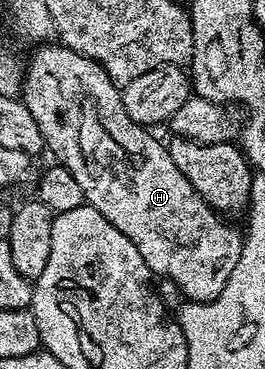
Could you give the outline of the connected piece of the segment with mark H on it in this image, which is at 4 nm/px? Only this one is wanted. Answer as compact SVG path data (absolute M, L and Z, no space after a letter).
M44 43L37 49L40 50L26 65L22 77L22 100L30 115L34 115L38 131L42 131L47 152L52 152L56 156L53 158L74 175L78 187L82 187L85 202L106 215L106 219L138 247L138 255L142 255L153 275L168 277L189 301L213 301L222 287L226 287L230 271L234 271L234 263L238 263L238 255L242 255L244 238L241 230L227 225L224 222L227 220L190 187L190 179L174 167L167 144L152 134L155 132L134 123L134 119L126 115L121 90L97 61L78 55L59 43Z

